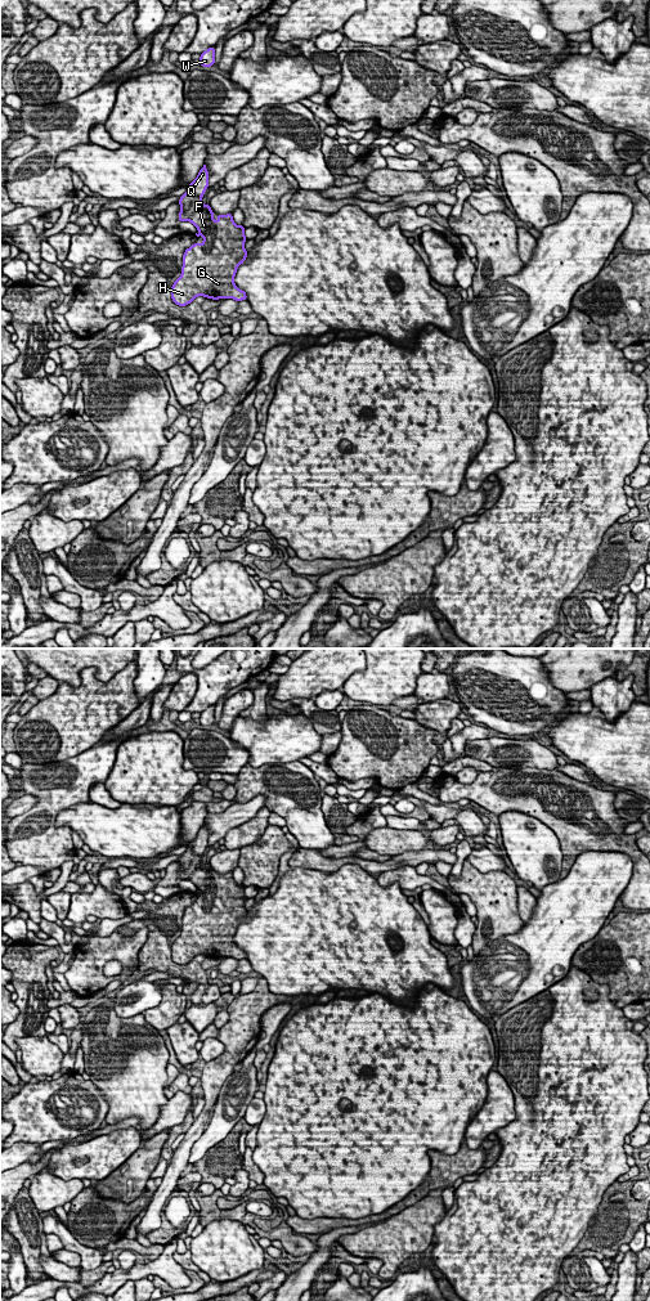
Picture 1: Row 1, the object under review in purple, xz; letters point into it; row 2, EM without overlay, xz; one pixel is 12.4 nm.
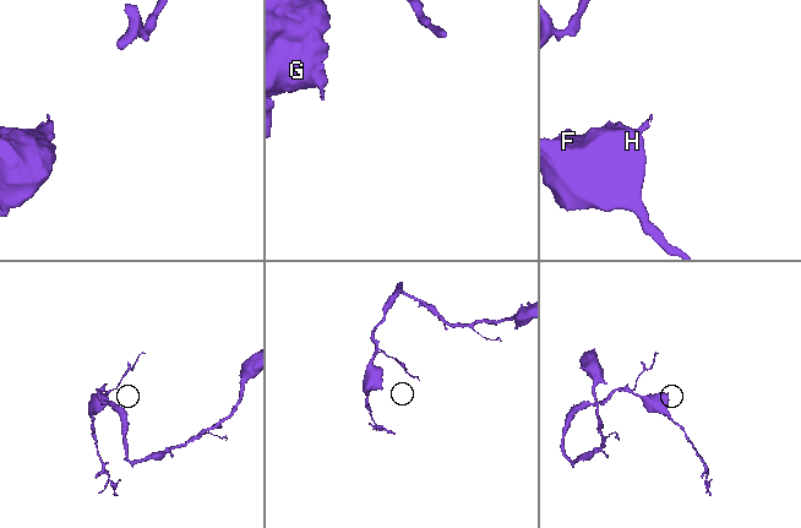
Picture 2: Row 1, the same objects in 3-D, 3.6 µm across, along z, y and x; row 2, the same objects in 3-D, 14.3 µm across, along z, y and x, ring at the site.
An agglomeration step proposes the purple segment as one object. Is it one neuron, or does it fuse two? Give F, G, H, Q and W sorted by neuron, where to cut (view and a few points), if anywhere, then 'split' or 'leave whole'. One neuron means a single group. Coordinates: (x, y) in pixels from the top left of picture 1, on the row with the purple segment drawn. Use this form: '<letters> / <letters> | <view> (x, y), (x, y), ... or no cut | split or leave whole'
F G H Q W | no cut | leave whole

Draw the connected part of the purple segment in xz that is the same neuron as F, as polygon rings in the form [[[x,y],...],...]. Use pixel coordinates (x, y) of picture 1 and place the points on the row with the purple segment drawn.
[[[206,165],[180,197],[179,221],[190,221],[202,235],[202,243],[193,243],[184,251],[180,277],[171,286],[172,302],[190,304],[196,297],[247,300],[245,291],[234,284],[237,268],[248,257],[245,250],[245,226],[237,225],[232,214],[218,215],[210,205],[202,203],[209,188]]]

